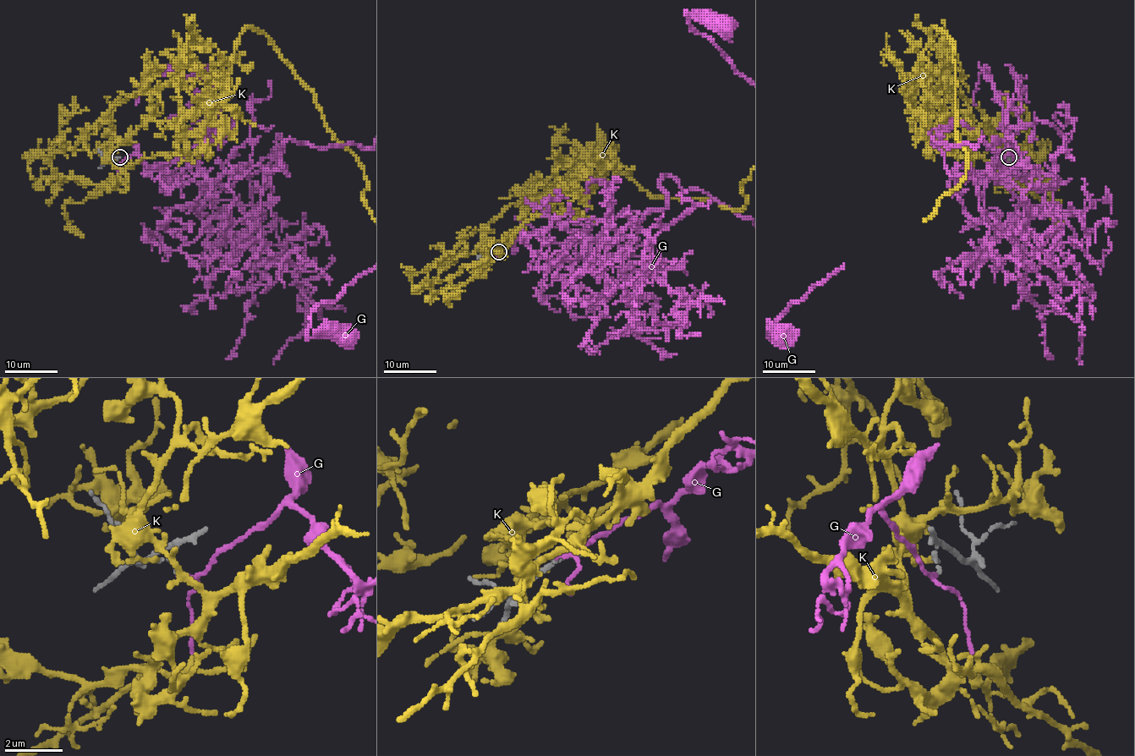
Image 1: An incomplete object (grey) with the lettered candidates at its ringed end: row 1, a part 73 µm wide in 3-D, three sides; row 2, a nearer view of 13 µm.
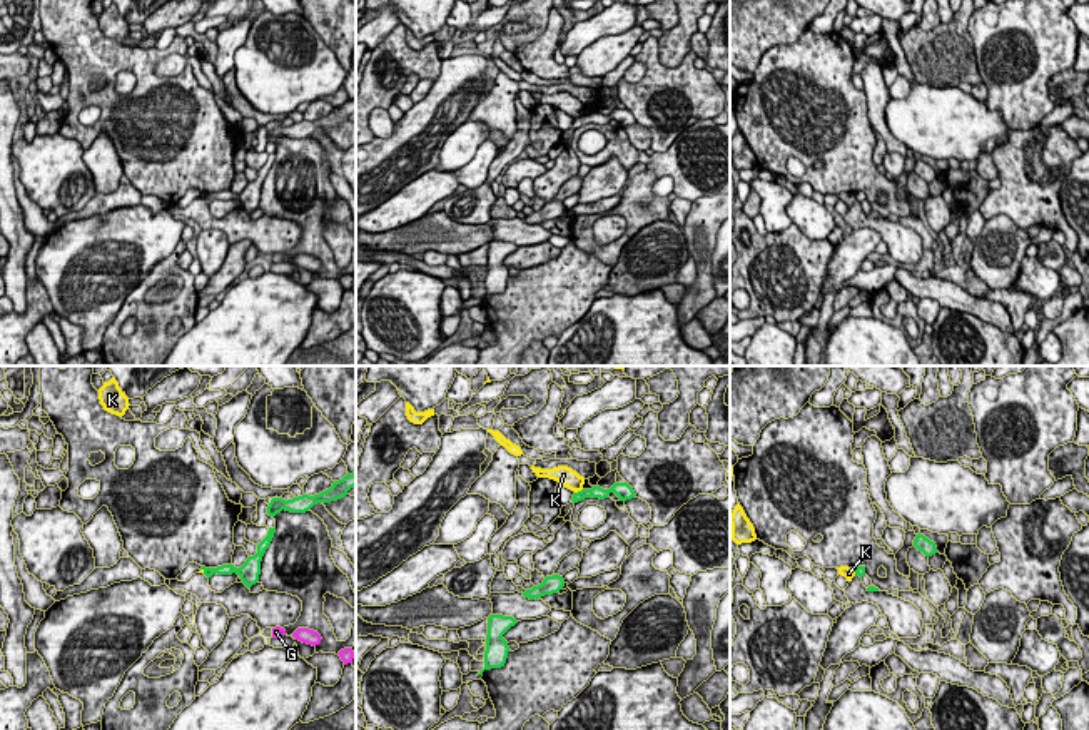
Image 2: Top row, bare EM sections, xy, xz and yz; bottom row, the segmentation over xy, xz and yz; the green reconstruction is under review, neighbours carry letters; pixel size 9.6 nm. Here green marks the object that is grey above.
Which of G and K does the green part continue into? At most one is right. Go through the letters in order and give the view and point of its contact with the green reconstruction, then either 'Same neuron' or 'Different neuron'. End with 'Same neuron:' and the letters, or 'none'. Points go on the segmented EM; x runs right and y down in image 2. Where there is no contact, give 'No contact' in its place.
G: No contact. Different neuron
K: Touches green at xz (578, 491). Different neuron
Same neuron: none

